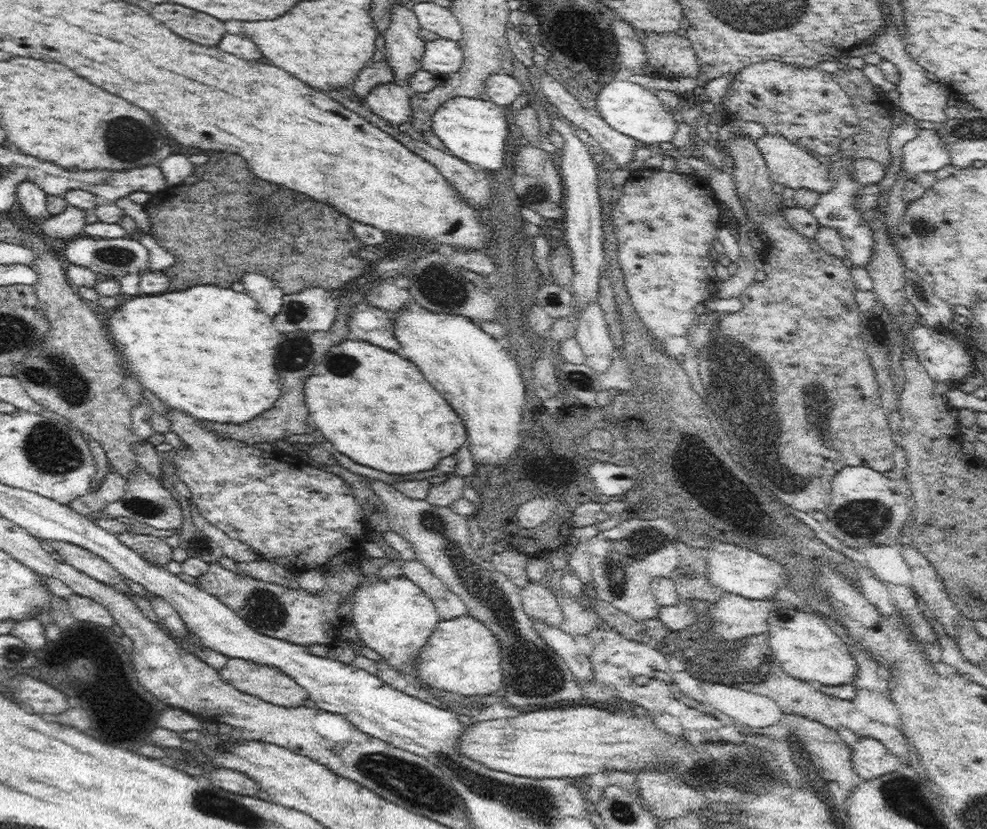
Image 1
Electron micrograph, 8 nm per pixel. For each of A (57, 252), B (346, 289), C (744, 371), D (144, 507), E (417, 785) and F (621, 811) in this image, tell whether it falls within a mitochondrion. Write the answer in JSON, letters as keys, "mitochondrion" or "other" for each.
{"A":"other","B":"other","C":"mitochondrion","D":"mitochondrion","E":"mitochondrion","F":"mitochondrion"}

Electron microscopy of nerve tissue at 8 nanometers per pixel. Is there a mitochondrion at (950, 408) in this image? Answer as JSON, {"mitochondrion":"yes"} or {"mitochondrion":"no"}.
{"mitochondrion":"no"}

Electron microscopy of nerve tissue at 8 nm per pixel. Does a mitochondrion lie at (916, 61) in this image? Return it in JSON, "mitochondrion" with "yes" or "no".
{"mitochondrion":"no"}

